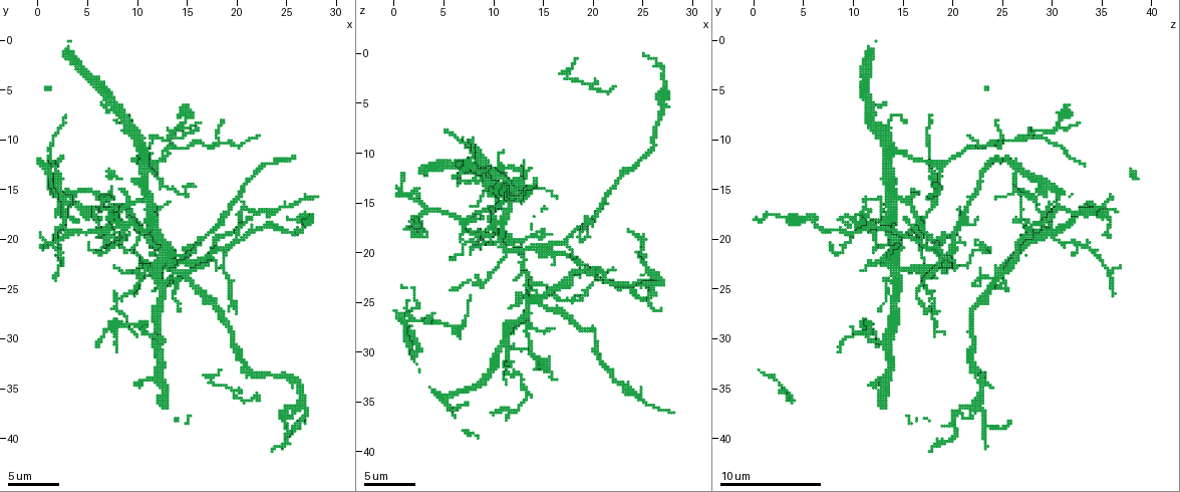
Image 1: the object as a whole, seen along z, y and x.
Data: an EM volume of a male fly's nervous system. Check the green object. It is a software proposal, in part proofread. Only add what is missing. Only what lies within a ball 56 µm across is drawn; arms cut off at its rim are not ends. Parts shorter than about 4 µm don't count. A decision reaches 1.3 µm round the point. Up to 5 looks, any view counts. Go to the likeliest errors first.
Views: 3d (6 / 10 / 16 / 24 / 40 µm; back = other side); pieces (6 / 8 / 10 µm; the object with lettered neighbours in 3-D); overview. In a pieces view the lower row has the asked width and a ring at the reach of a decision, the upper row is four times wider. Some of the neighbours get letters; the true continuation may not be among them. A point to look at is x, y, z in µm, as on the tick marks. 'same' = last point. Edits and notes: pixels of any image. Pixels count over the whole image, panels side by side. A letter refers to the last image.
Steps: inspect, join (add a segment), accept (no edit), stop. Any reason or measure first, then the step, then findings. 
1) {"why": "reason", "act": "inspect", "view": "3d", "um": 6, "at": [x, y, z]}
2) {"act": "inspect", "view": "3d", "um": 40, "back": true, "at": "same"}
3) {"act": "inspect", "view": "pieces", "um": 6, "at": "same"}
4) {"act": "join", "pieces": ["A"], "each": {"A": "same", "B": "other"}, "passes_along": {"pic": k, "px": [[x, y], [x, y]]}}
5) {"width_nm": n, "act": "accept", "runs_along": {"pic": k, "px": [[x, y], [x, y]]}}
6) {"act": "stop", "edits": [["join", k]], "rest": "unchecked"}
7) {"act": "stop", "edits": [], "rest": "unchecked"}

{"why": "end of a long branch", "act": "inspect", "view": "pieces", "um": 6, "at": [25.8, 12.0, 24.6]}

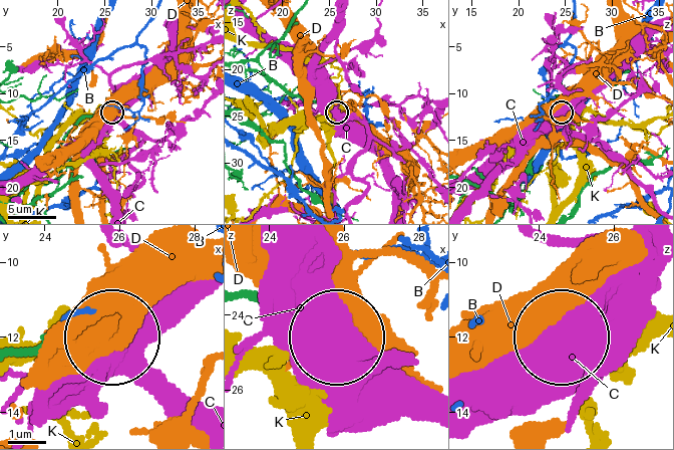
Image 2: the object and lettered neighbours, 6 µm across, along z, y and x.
{"width_nm": 160, "act": "accept", "each": {"B": "other", "C": "other", "D": "other", "K": "other"}, "runs_along": {"pic": 2, "px": [[18, 353], [110, 333]]}, "found": "none of them fits"}

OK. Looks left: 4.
{"why": "tapers out", "act": "inspect", "view": "pieces", "um": 10, "at": [20.0, 27.2, 17.4]}

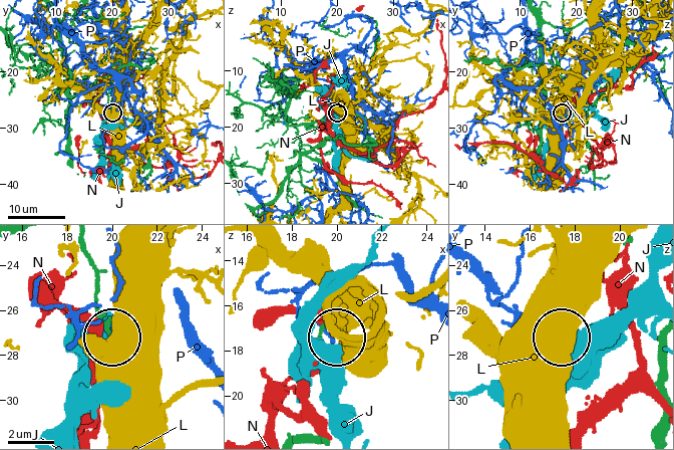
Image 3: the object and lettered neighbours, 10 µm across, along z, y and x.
{"width_nm": 150, "act": "accept", "each": {"J": "other", "L": "other", "N": "other", "P": "other"}, "found": "no lettered segment goes on from it"}

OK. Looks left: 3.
{"why": "free end", "act": "inspect", "view": "pieces", "um": 8, "at": [14.8, 6.8, 31.6]}

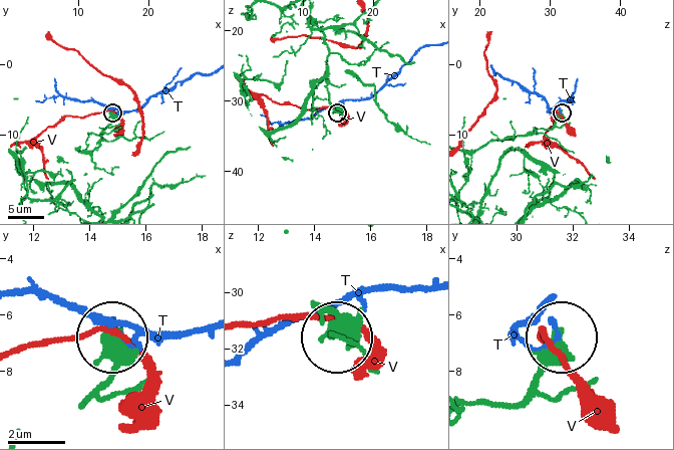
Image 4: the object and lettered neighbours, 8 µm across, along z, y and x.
{"act": "accept", "each": {"T": "other", "V": "other"}, "runs_along": {"pic": 4, "px": [[471, 402], [523, 394], [556, 339]]}, "found": "none of them fits"}

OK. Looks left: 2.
{"act": "stop", "edits": [], "rest": "unchecked"}

